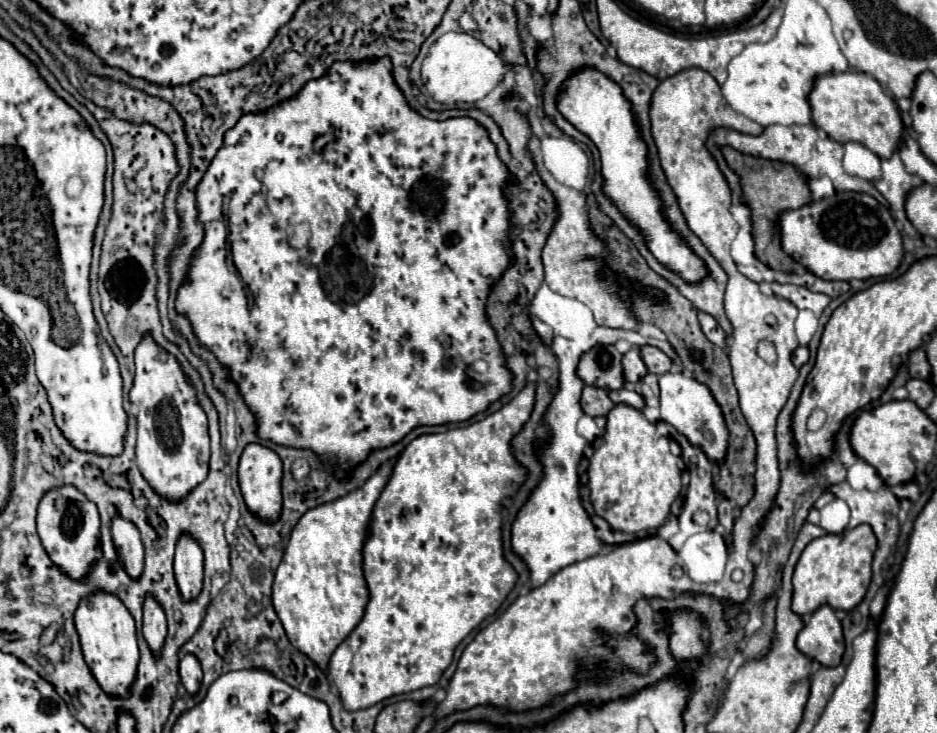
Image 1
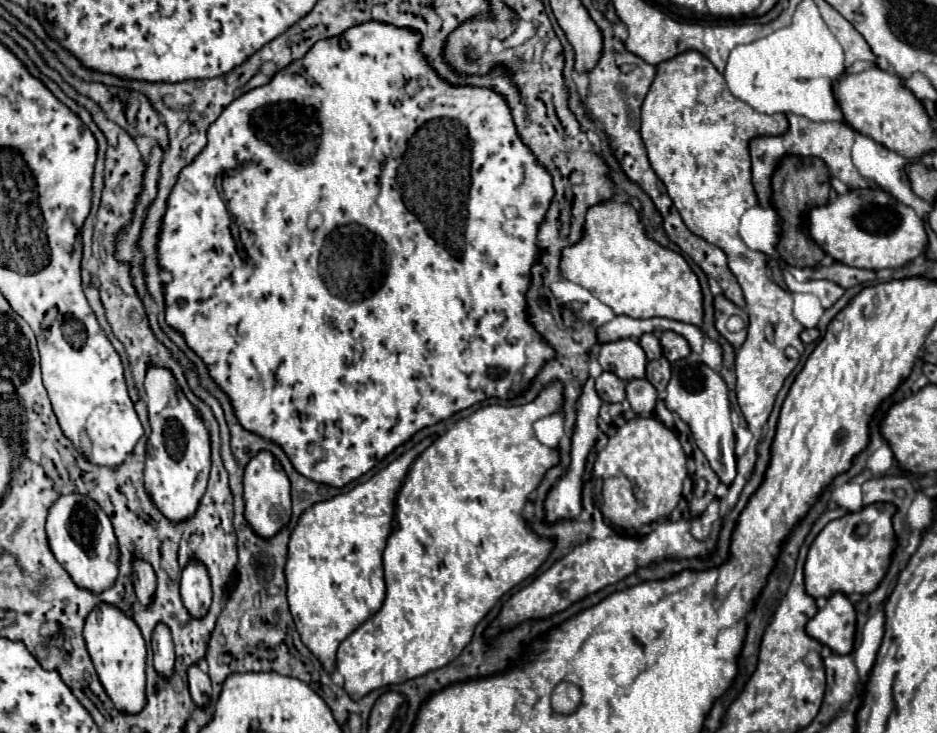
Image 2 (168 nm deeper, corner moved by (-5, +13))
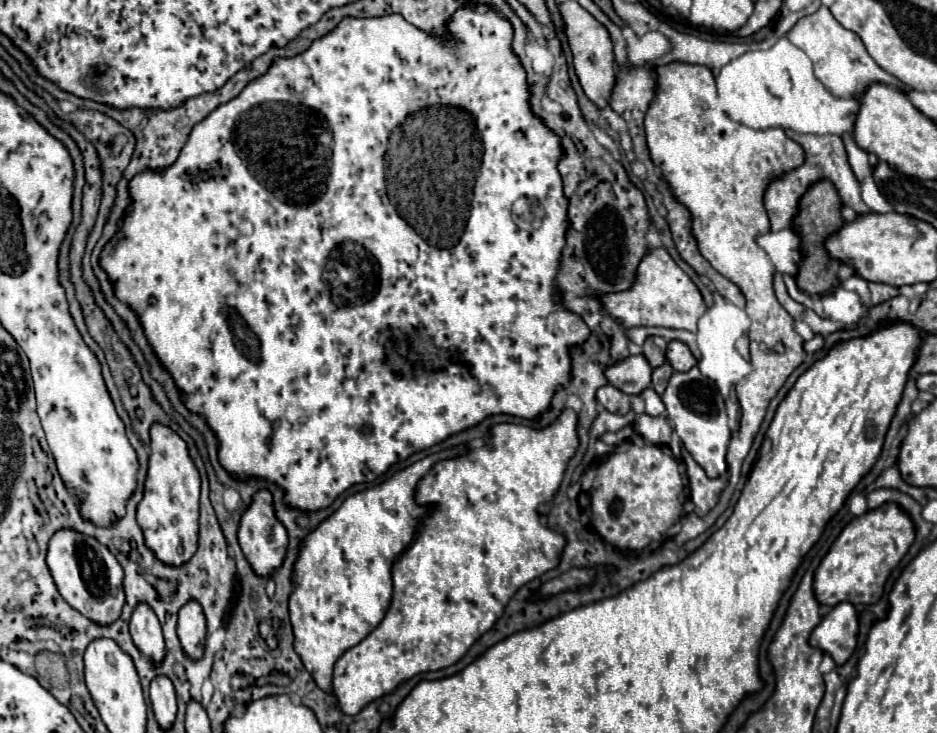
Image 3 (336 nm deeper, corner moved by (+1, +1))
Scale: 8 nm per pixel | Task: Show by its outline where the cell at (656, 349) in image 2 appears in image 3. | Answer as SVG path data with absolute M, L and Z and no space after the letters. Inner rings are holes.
M648 337L644 343L644 357L652 367L660 367L666 363L666 339L664 337Z

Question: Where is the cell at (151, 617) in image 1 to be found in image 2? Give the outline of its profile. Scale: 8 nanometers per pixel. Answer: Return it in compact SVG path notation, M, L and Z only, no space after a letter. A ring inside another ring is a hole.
M158 623L152 633L152 651L154 651L154 667L160 675L172 675L174 669L174 645L170 629L164 623Z

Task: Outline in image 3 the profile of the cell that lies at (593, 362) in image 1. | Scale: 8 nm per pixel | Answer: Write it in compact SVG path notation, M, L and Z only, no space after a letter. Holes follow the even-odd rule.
M630 355L606 369L608 381L628 395L638 395L652 383L652 367L644 355Z

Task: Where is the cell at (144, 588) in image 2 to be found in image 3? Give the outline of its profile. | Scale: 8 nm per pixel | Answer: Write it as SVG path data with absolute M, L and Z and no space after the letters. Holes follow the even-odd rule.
M140 603L134 609L134 615L130 619L130 635L140 653L146 655L154 665L160 665L164 661L166 645L162 629L154 611L146 603Z

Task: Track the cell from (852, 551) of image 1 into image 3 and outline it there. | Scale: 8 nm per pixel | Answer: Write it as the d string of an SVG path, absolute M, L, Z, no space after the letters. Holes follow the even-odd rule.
M884 503L876 509L866 511L862 517L852 519L814 573L816 599L822 605L832 607L842 601L854 605L878 603L884 593L884 583L888 575L908 553L914 537L914 521L898 503Z

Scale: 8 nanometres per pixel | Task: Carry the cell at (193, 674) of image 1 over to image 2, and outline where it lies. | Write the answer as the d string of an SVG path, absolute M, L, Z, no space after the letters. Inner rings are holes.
M196 663L188 669L188 687L190 687L190 695L196 705L204 707L210 701L210 693L212 693L210 677Z

